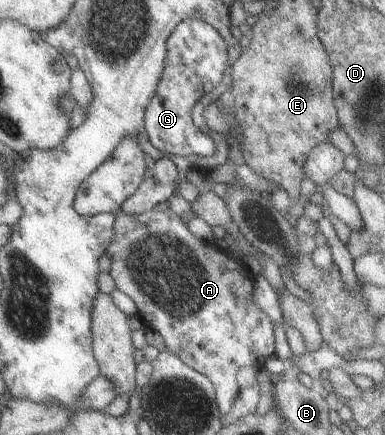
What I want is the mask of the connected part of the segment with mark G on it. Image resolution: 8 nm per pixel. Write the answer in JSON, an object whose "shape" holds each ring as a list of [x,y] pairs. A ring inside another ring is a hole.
{"shape":[[[183,19],[166,38],[166,55],[159,83],[145,106],[142,122],[149,140],[165,155],[186,156],[189,153],[211,155],[217,143],[205,135],[191,119],[193,106],[211,88],[214,88],[225,71],[226,47],[219,34],[209,25],[196,19]]]}

